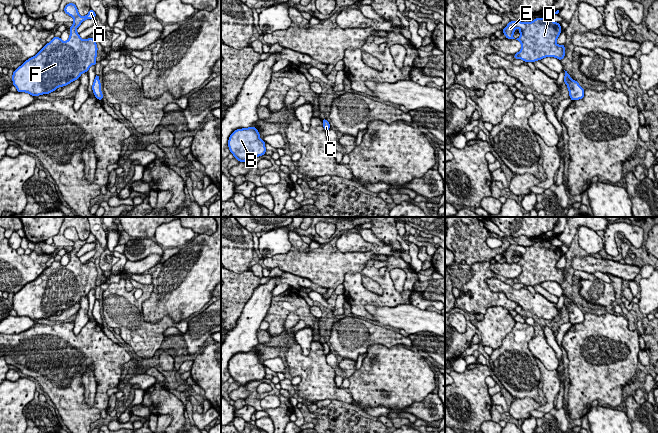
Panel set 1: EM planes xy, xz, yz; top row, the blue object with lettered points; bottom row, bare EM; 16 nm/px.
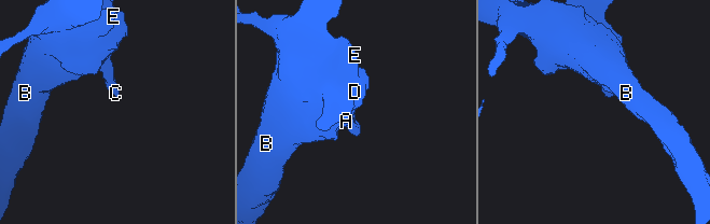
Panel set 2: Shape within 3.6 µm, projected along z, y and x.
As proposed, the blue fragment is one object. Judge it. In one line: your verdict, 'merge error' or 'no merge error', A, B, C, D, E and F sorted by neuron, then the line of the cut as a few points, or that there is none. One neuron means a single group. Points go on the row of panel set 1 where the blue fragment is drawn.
no merge error; A B C D E F; no cut

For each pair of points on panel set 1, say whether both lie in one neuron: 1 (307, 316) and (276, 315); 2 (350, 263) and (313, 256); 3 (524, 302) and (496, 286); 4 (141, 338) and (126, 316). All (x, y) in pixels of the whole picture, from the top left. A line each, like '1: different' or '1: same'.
1: same
2: same
3: same
4: same

